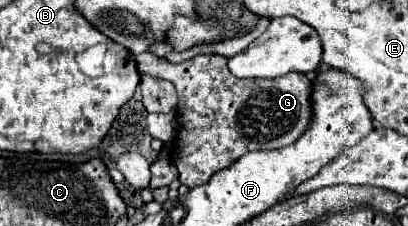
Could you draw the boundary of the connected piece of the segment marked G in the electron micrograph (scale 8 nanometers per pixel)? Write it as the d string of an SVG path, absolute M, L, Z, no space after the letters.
M149 51L135 57L137 69L153 77L167 79L175 85L178 95L177 104L177 149L176 136L173 141L173 163L179 169L179 179L187 187L203 185L211 179L213 173L227 169L247 151L269 151L295 143L309 127L313 109L311 109L311 79L305 73L287 73L277 79L267 81L247 81L237 79L227 69L227 59L223 55L195 55L183 63L169 63L151 55Z

